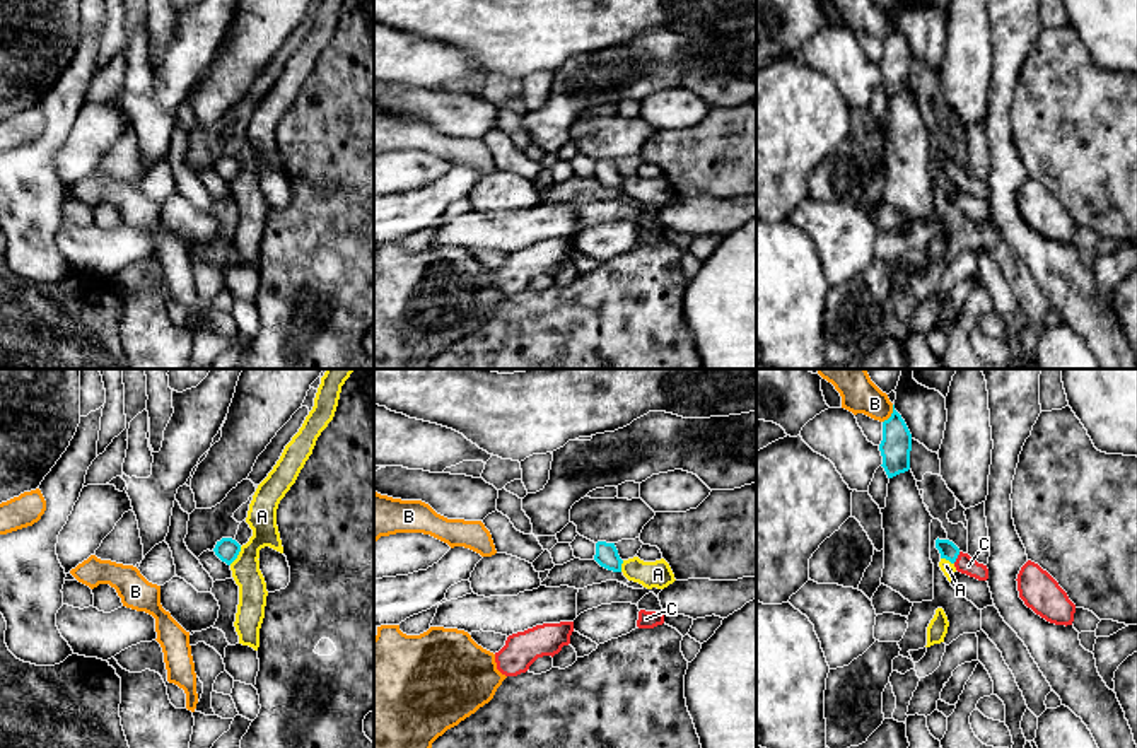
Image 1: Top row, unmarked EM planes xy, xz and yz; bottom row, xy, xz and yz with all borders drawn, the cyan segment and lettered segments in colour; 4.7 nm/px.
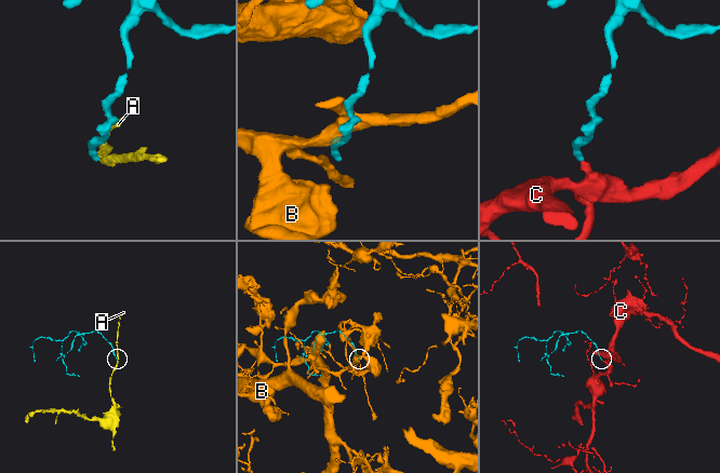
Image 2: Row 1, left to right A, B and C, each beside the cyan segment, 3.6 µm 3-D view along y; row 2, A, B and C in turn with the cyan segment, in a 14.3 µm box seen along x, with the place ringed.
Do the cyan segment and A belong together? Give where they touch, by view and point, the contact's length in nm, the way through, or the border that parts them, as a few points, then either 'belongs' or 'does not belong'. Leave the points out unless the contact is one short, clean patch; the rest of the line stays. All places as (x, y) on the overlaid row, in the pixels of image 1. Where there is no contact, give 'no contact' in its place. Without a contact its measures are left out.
meets cyan in xy at (238, 554); contact 110 nm long; border along xy (241, 547), (229, 564); does not belong

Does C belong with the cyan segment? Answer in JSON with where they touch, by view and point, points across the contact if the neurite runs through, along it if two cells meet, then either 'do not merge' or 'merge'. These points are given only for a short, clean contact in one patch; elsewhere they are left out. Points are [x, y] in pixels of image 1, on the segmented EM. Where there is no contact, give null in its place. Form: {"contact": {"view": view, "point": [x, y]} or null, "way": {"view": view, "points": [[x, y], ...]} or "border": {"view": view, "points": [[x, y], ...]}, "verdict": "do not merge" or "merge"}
{"contact": {"view": "yz", "point": [956, 557]}, "way": {"view": "yz", "points": [[948, 550], [956, 557], [965, 564]]}, "verdict": "merge"}

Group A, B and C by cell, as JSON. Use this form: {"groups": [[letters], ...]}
{"groups": [["A"], ["B"], ["C"]]}

